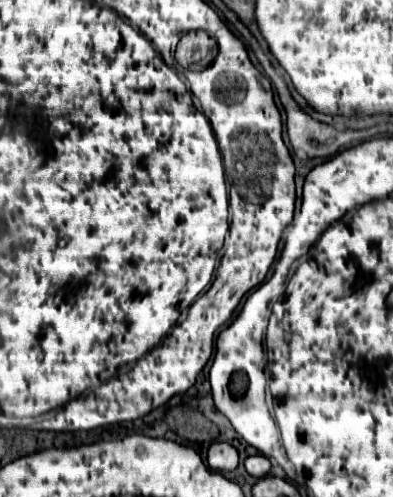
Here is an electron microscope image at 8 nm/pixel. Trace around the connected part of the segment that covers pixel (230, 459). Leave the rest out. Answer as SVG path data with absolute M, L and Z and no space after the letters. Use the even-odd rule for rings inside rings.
M212 443L208 449L208 465L214 471L234 471L238 459L238 451L230 443Z

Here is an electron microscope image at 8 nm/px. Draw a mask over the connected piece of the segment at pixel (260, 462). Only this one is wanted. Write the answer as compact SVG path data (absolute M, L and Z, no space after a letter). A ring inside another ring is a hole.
M254 455L254 457L248 457L244 461L246 465L246 471L252 475L252 477L264 477L270 473L270 461L264 457L264 455Z

